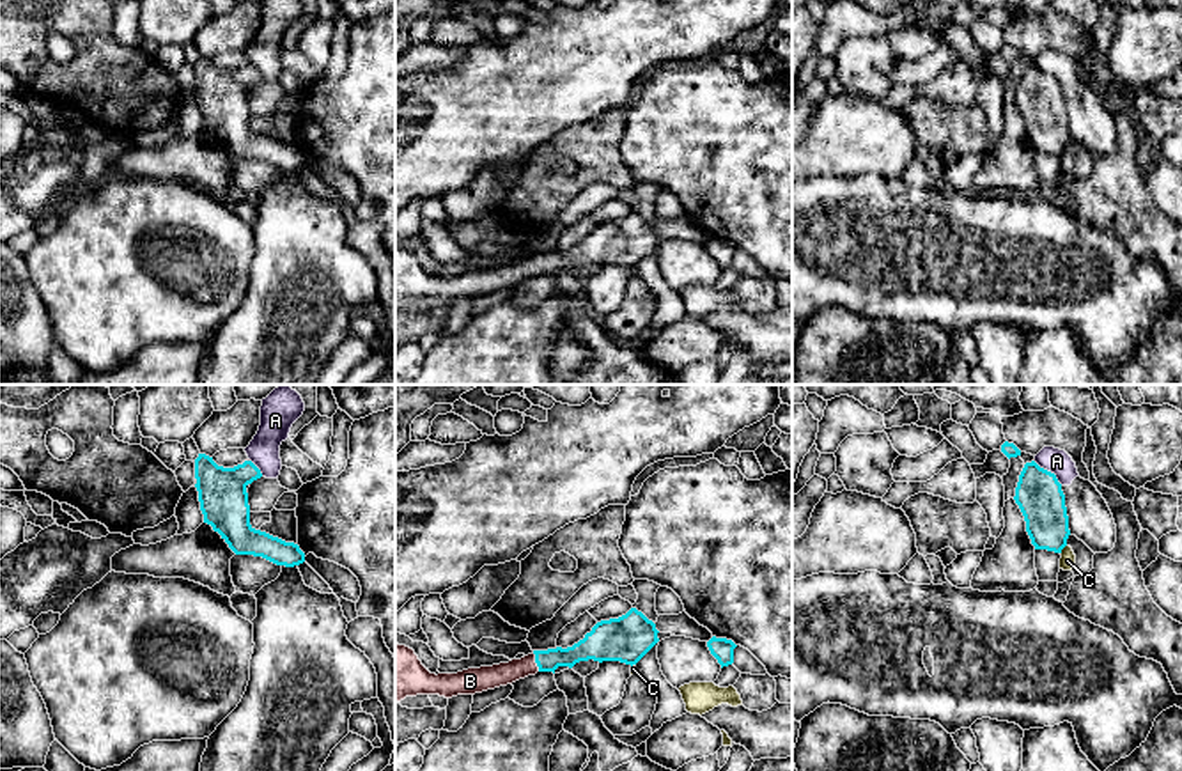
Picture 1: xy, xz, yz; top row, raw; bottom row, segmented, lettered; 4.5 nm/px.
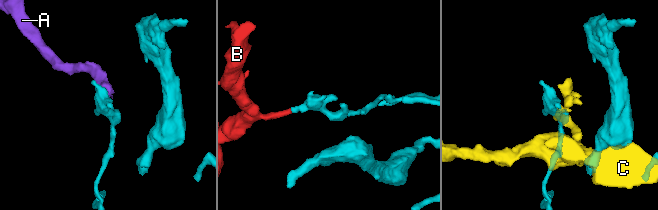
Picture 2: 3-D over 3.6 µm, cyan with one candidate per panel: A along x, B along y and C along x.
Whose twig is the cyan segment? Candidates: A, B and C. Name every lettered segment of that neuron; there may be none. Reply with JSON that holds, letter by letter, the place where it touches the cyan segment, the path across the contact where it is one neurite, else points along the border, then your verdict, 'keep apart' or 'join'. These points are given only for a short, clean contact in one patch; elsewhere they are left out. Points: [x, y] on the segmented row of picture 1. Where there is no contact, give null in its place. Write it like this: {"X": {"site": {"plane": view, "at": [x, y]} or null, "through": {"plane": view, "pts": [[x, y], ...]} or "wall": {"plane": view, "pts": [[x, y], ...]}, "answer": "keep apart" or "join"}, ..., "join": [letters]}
{"A": {"site": {"plane": "yz", "at": [1049, 472]}, "wall": {"plane": "yz", "pts": [[1034, 461], [1049, 470], [1062, 484]]}, "answer": "keep apart"}, "B": {"site": {"plane": "xz", "at": [536, 661]}, "through": {"plane": "xz", "pts": [[589, 647], [569, 656], [536, 661], [486, 677]]}, "answer": "join"}, "C": {"site": {"plane": "yz", "at": [1062, 548]}, "wall": {"plane": "yz", "pts": [[1065, 545], [1060, 553]]}, "answer": "keep apart"}, "join": ["B"]}

